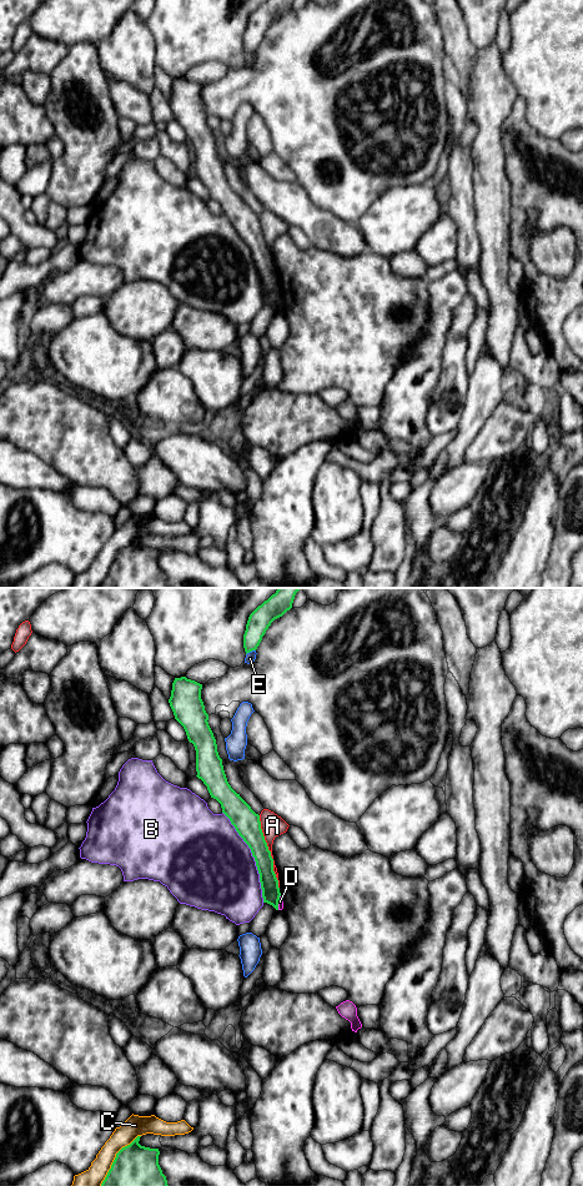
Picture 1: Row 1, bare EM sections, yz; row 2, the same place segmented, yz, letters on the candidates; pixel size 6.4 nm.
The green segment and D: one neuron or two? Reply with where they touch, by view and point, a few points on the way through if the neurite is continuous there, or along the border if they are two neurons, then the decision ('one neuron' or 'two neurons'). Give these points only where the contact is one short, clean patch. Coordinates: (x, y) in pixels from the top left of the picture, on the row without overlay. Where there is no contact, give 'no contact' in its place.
yz (277, 303) | along yz (280, 296), (277, 310) | two neurons

